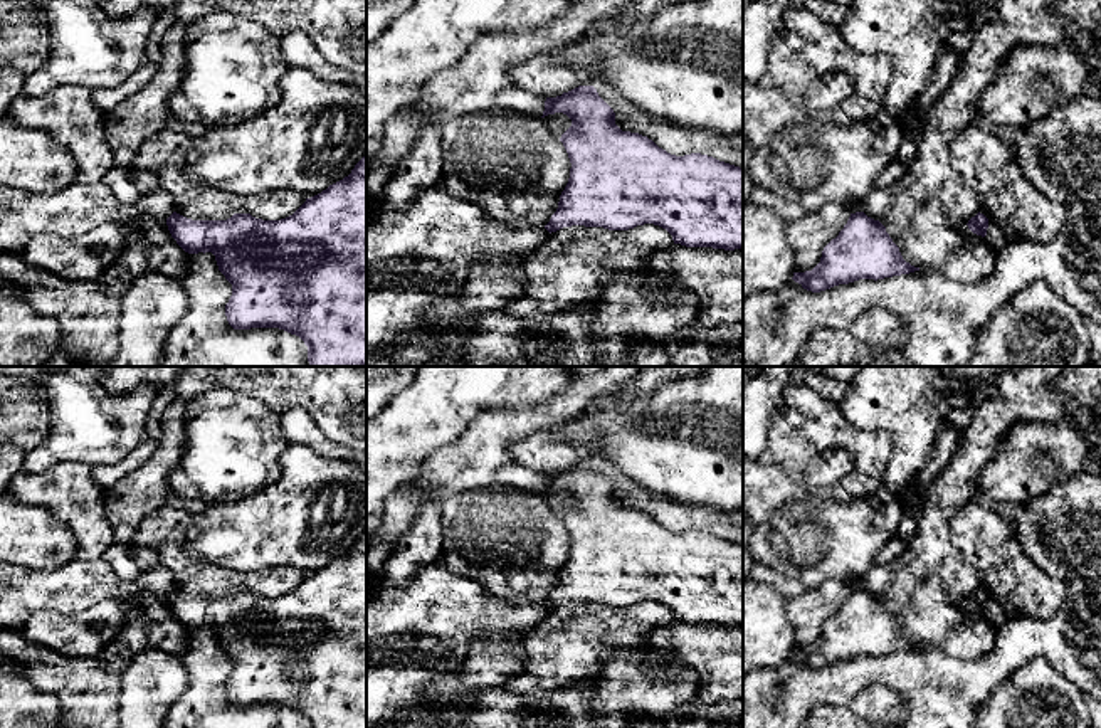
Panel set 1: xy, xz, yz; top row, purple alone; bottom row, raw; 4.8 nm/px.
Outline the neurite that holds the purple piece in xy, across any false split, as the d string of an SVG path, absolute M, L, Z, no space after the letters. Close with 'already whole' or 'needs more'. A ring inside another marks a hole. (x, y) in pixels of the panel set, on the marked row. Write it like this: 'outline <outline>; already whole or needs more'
outline M366 155L348 177L306 198L286 219L234 214L227 220L192 220L173 212L166 225L185 252L215 256L219 271L232 284L225 316L234 330L279 328L296 335L308 346L311 367L366 367Z; already whole

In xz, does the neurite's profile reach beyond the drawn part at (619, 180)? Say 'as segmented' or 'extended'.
as segmented

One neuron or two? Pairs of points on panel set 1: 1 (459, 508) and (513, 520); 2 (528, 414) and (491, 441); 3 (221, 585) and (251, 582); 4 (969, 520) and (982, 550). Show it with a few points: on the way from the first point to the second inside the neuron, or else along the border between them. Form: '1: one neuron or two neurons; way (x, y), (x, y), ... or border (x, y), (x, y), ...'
1: one neuron; way (473, 520), (500, 520)
2: one neuron; way (520, 421), (500, 432)
3: one neuron; way (227, 582), (244, 582)
4: one neuron; way (970, 527), (970, 538), (975, 543)

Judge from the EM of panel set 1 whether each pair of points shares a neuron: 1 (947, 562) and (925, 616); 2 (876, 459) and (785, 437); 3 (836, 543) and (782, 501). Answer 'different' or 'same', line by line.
1: same
2: same
3: same

